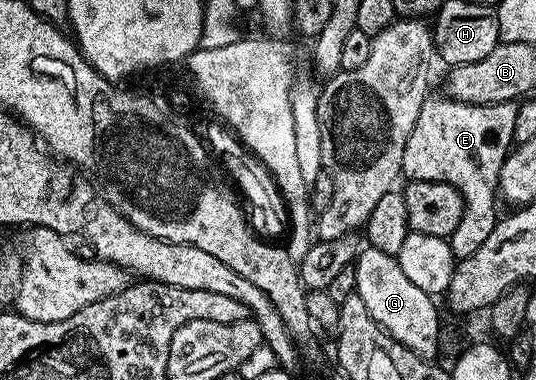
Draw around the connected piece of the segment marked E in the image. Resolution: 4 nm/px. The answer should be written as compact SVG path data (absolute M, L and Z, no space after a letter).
M433 95L425 99L422 110L418 114L418 122L414 122L414 130L410 130L410 138L406 142L406 154L402 154L402 172L408 180L429 180L430 182L446 182L457 188L464 199L462 222L458 222L458 230L450 237L452 255L463 258L474 254L486 238L494 230L498 213L498 185L502 162L508 157L514 141L514 122L516 121L517 105L507 100L501 104L463 104L447 95Z

